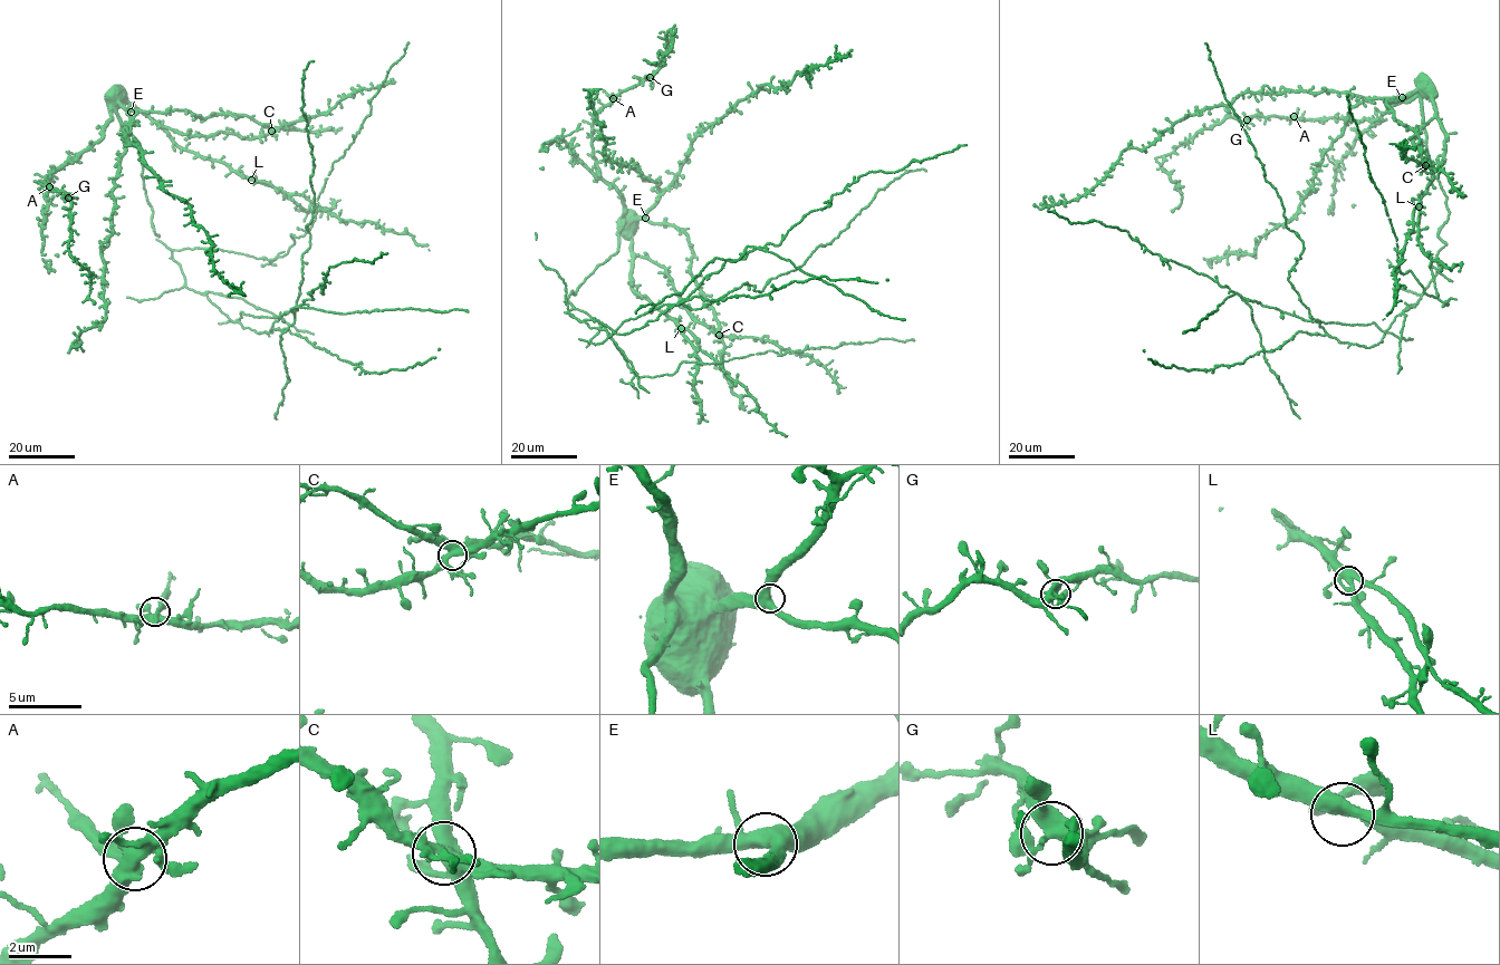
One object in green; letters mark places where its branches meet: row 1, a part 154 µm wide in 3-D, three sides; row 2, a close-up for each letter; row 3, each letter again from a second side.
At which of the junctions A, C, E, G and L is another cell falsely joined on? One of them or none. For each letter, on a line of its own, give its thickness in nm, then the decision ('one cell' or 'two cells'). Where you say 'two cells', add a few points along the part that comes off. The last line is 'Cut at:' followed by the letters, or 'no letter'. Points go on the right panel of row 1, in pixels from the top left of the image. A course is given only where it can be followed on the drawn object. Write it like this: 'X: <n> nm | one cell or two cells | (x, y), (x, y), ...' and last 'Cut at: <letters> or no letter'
A: 440 nm | one cell
C: 440 nm | one cell
E: 480 nm | one cell
G: 420 nm | one cell
L: 400 nm | one cell
Cut at: no letter

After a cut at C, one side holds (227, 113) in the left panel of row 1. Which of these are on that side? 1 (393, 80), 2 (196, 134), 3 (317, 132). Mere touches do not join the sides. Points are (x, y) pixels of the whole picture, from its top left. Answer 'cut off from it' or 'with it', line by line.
1: cut off from it
2: cut off from it
3: with it

